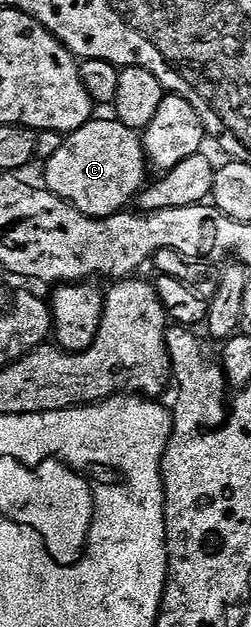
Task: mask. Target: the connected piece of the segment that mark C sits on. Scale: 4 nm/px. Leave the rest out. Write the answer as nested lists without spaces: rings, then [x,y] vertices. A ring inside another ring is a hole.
[[[90,120],[83,128],[74,130],[64,139],[59,152],[55,152],[55,156],[51,156],[44,163],[45,182],[43,181],[43,186],[52,194],[59,195],[62,201],[68,202],[79,213],[91,218],[107,218],[124,211],[141,193],[147,182],[147,177],[145,178],[147,159],[143,138],[138,131],[127,128],[122,122],[116,120],[97,121]]]

